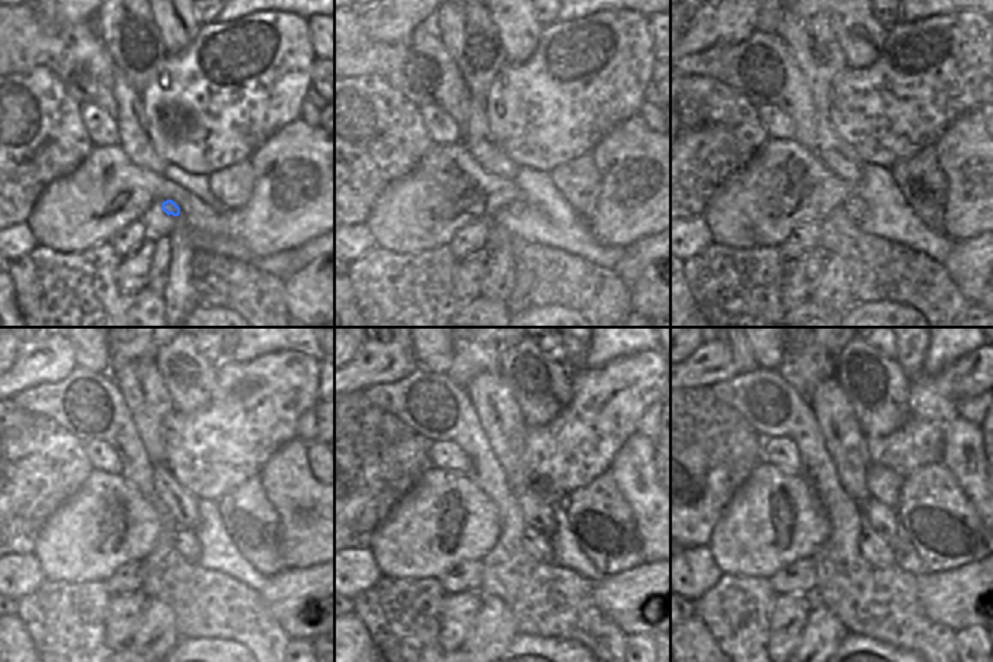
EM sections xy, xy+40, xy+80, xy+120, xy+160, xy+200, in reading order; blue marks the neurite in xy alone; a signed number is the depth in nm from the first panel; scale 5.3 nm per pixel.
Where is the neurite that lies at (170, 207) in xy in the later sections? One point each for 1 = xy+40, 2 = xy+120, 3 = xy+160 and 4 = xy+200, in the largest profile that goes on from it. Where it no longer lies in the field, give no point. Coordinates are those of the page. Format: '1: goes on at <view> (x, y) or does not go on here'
1: goes on at xy+40 (515, 207)
2: goes on at xy+120 (185, 541)
3: goes on at xy+160 (534, 544)
4: goes on at xy+200 (873, 548)

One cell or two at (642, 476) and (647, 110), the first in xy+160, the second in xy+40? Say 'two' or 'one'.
two

